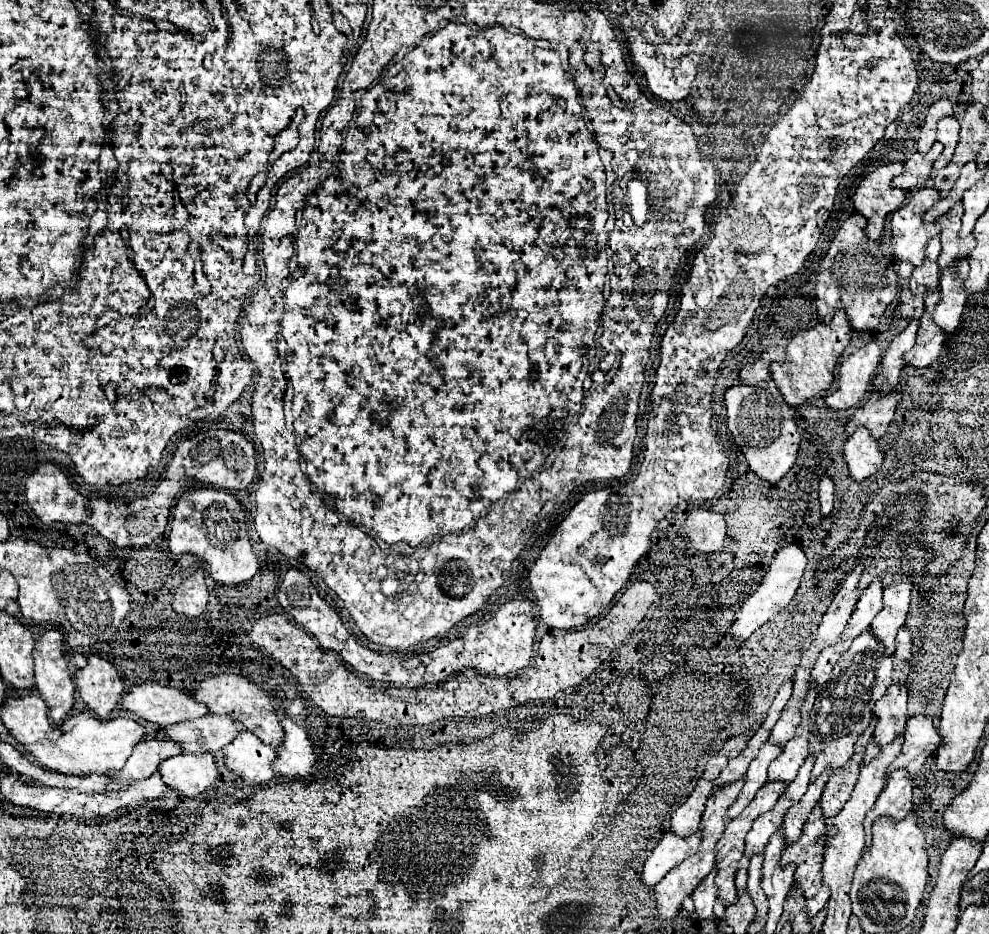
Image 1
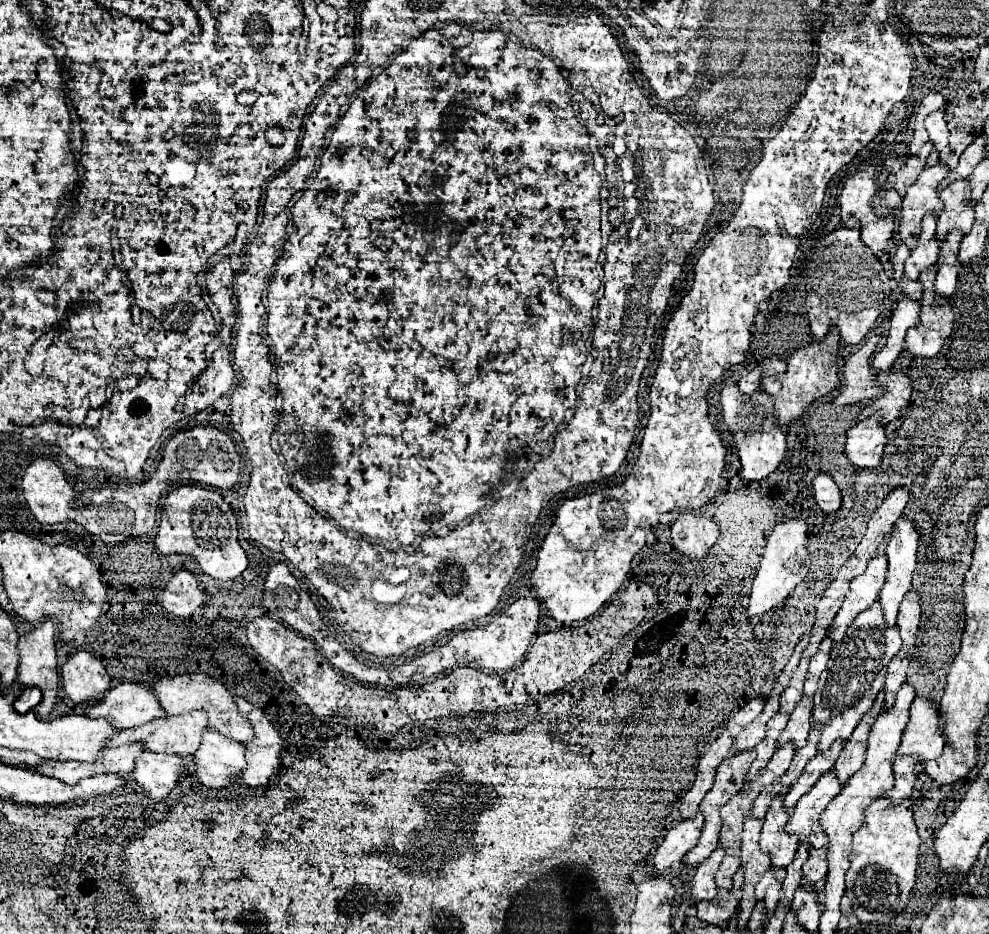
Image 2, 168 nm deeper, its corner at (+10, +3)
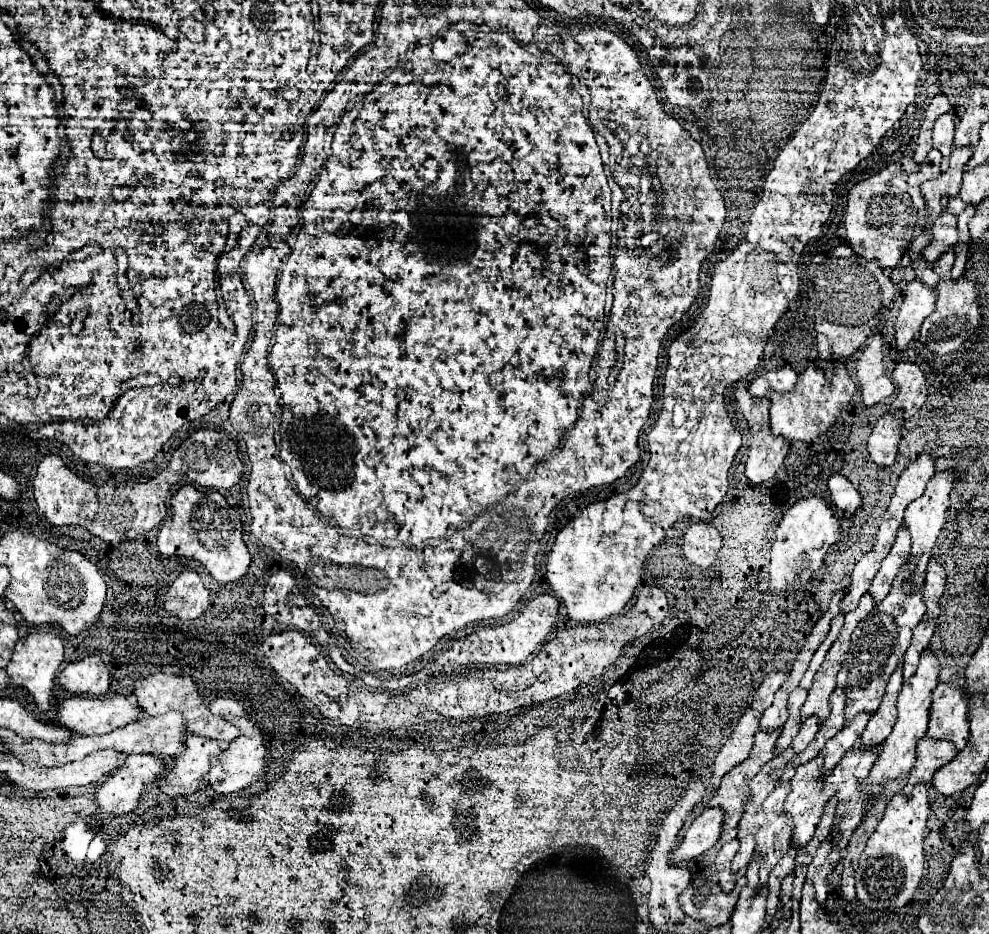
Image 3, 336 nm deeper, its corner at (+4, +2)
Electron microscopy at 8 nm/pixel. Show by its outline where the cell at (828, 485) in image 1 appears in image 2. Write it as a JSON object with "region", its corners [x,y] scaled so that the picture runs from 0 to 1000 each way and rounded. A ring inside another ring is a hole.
{"region":[[[828,506],[822,515],[822,528],[824,534],[834,549],[844,549],[850,545],[850,526],[840,509]]]}

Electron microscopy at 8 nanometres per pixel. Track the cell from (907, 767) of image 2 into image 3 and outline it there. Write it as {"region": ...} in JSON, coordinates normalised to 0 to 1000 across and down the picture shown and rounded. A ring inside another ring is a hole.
{"region":[[[931,790],[931,792],[927,794],[925,820],[923,820],[921,829],[919,829],[919,837],[917,837],[917,842],[913,844],[913,848],[915,848],[917,852],[921,852],[921,846],[923,846],[925,839],[929,839],[929,837],[937,839],[937,837],[943,833],[945,824],[951,822],[953,818],[958,818],[966,807],[968,807],[968,803],[966,803],[962,797],[953,794],[953,792]]]}

